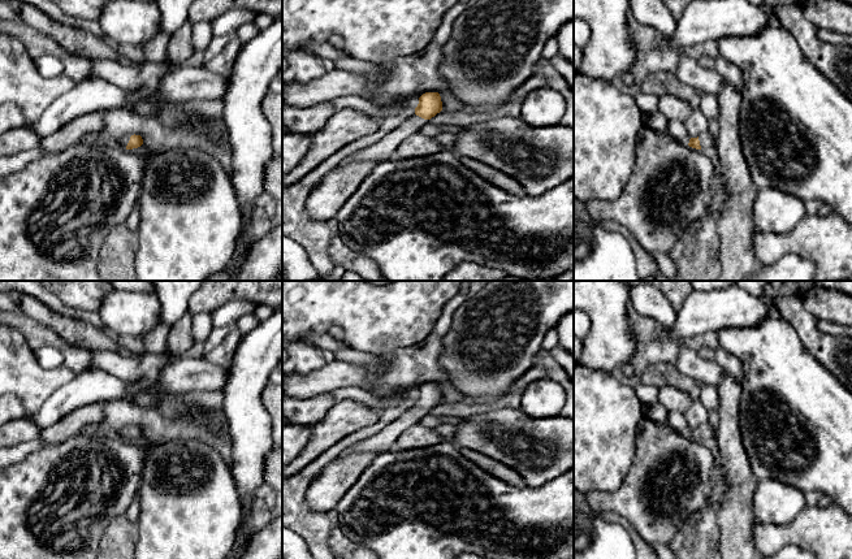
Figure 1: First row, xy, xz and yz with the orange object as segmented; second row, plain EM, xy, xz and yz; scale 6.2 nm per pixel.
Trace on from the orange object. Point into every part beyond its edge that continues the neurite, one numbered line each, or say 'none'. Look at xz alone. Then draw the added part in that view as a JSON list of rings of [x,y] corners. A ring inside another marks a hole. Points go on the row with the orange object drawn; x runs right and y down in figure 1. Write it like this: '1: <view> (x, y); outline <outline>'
1: xz (385, 148); outline [[[415,113],[405,120],[405,122],[384,136],[377,143],[347,156],[336,169],[343,168],[346,164],[362,160],[384,161],[393,159],[399,144],[411,134],[419,133],[425,120]],[[334,169],[334,170],[336,170]]]

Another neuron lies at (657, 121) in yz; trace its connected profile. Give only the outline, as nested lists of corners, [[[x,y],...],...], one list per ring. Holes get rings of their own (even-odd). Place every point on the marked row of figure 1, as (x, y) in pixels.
[[[659,110],[646,116],[645,124],[654,131],[665,133],[667,130],[667,118]]]

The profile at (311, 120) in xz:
[[[330,100],[304,109],[284,107],[282,124],[287,133],[308,135],[323,130],[333,114],[333,101]]]

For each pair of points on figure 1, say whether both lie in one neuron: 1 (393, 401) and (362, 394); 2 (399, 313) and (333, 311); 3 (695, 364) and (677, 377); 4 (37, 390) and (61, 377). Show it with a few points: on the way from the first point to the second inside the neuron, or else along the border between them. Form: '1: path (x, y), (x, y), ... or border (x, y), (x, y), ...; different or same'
1: path (385, 401), (370, 398); same
2: path (383, 313), (375, 313), (371, 310), (350, 310); same
3: border (674, 364), (684, 375), (700, 382); different
4: path (43, 384), (55, 378); same

